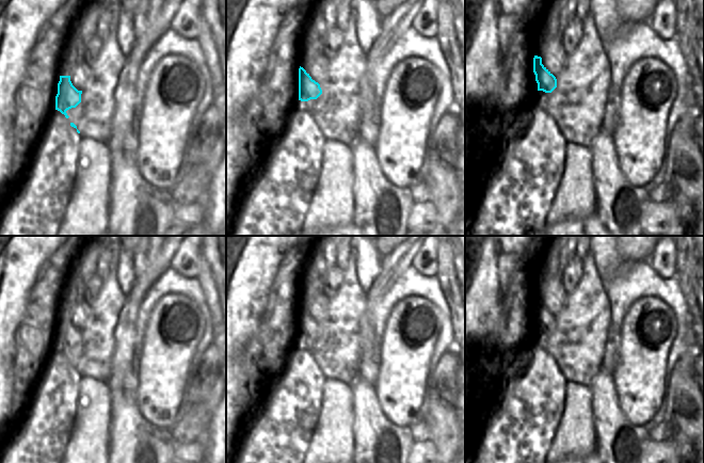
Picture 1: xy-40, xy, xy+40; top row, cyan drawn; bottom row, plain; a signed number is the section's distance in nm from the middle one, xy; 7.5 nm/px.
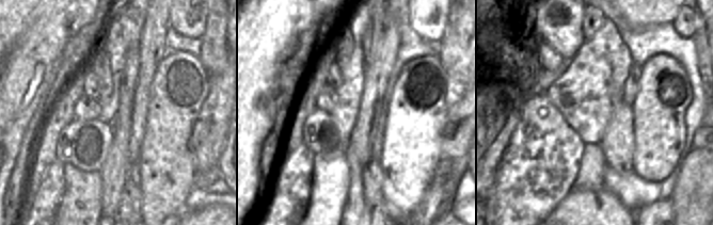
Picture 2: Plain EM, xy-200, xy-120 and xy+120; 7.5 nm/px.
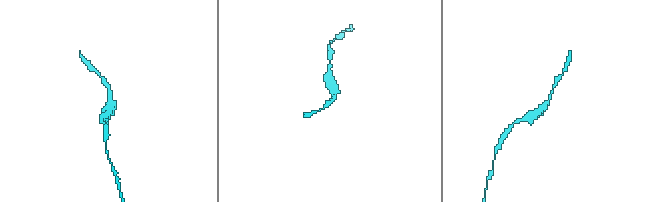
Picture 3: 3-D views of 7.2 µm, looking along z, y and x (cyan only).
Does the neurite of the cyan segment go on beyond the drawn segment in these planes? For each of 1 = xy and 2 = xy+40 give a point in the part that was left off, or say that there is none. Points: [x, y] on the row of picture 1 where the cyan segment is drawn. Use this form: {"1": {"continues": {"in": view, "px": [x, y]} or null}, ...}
{"1": {"continues": null}, "2": {"continues": null}}

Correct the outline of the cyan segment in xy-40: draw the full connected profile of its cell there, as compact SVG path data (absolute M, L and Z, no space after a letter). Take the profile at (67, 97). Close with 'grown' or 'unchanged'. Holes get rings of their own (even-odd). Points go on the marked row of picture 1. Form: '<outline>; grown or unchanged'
M60 76L58 94L55 96L55 110L67 115L66 111L76 108L81 102L82 91L78 91L70 81L70 76Z; unchanged

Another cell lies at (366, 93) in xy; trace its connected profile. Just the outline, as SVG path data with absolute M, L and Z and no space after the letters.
M367 71L358 81L358 98L361 100L361 115L366 114L375 97L373 81Z

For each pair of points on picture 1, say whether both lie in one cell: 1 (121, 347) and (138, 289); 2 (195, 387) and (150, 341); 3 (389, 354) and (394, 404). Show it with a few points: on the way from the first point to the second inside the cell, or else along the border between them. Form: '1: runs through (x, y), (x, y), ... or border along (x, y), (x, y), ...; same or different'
1: runs through (125, 333), (125, 323), (132, 303); same
2: border along (191, 376), (186, 387); different
3: runs through (394, 367), (394, 392); same

